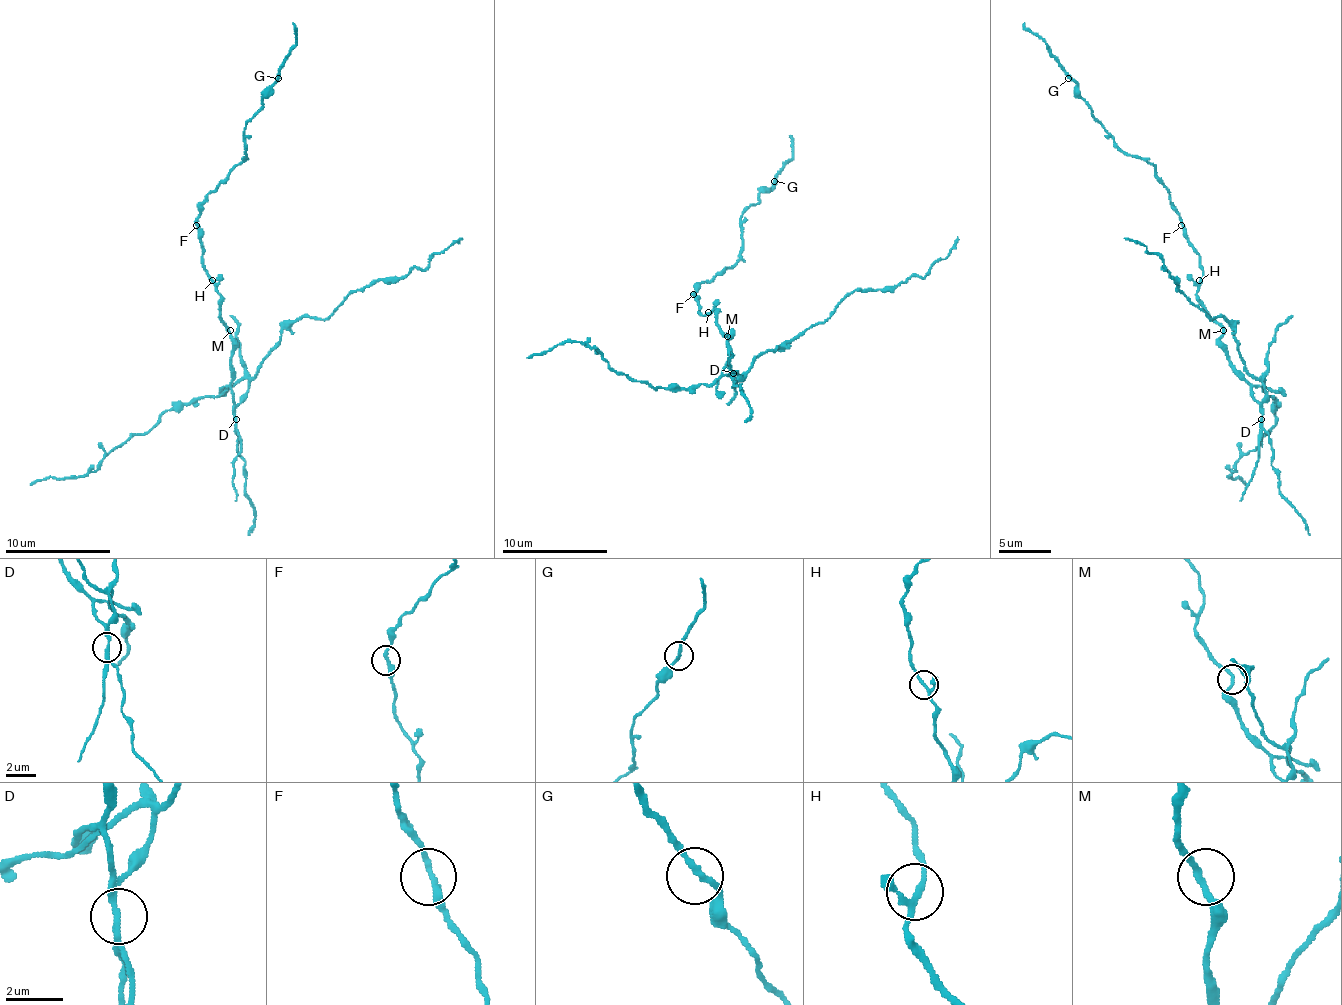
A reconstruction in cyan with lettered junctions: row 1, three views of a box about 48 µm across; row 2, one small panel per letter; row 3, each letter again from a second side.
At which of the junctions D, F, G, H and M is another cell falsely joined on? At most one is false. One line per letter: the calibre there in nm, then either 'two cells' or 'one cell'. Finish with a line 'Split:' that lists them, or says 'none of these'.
D: calibre 200 nm; two cells
F: calibre 220 nm; one cell
G: calibre 200 nm; one cell
H: calibre 170 nm; one cell
M: calibre 220 nm; one cell
Split: D

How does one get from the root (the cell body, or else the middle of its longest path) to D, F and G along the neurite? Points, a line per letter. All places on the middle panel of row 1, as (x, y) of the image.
D: (724, 336), (727, 333), (729, 336), (727, 362), (729, 375), (732, 372)
F: (724, 336), (716, 322), (716, 309), (706, 315), (698, 312), (698, 299), (693, 294)
G: (724, 336), (716, 322), (716, 309), (706, 315), (698, 312), (695, 291), (740, 257), (740, 217), (774, 181)

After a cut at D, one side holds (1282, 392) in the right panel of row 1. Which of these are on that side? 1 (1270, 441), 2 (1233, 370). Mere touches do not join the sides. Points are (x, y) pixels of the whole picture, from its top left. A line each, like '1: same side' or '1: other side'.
1: same side
2: same side

